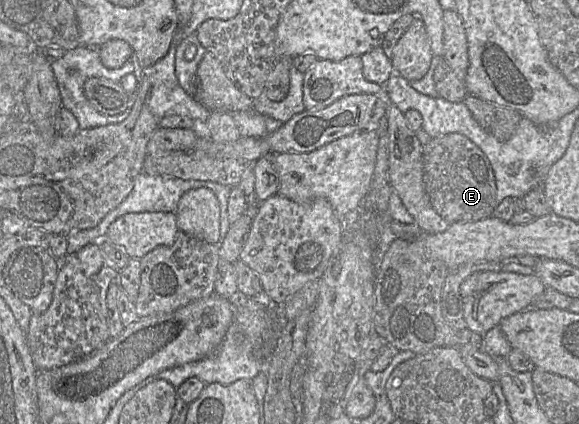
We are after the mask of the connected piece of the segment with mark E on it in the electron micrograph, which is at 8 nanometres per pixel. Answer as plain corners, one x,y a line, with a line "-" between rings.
460,133
433,138
423,146
423,181
430,203
449,224
478,221
493,216
496,182
485,153

